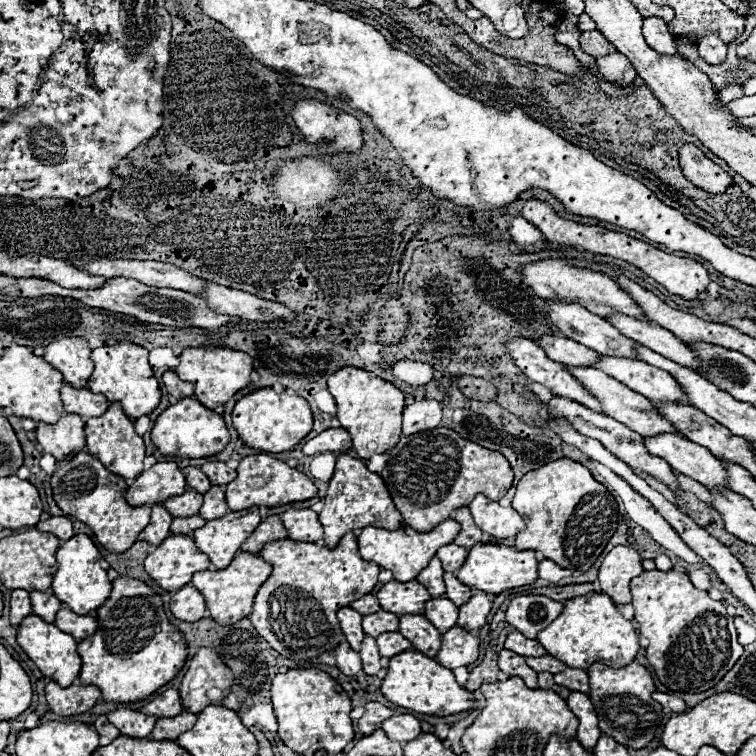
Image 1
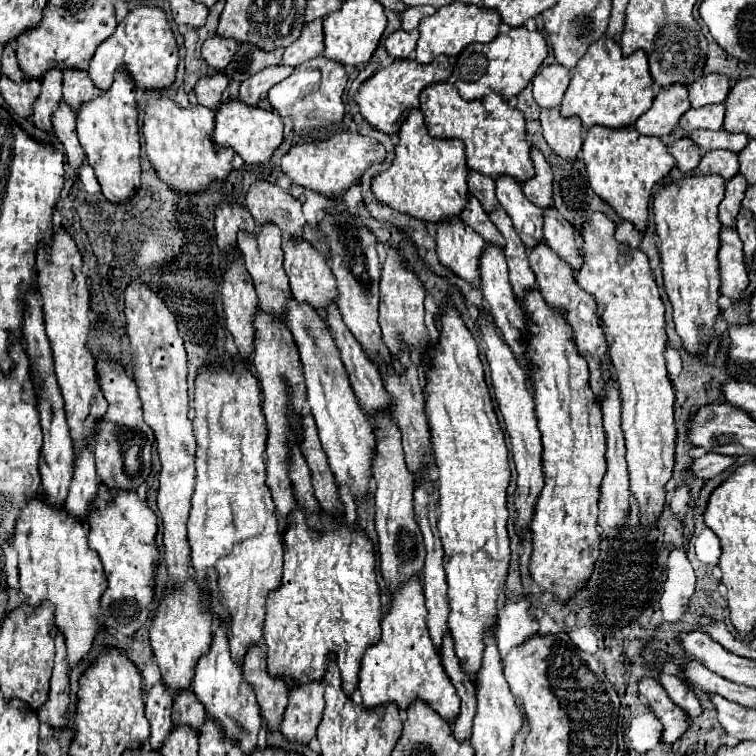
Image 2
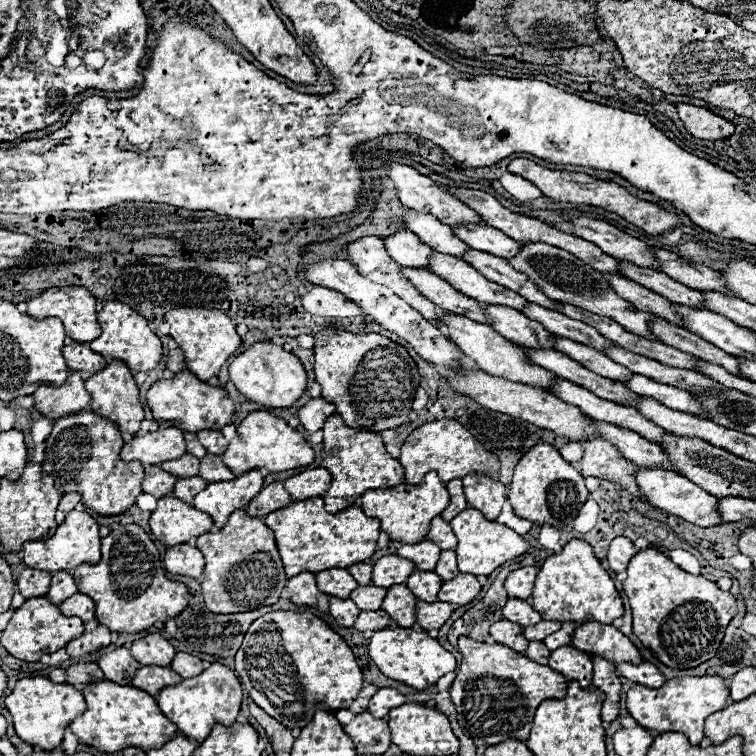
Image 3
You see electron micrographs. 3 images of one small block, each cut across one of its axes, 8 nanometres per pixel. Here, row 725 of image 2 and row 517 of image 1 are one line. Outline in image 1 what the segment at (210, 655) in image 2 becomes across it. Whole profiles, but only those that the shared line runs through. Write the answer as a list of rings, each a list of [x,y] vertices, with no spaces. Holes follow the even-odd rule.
[[[256,506],[238,512],[228,510],[226,516],[210,520],[202,528],[194,530],[194,542],[198,550],[208,554],[210,562],[222,570],[232,562],[242,542],[250,532],[254,532],[254,528],[258,528],[260,522],[262,518]]]

